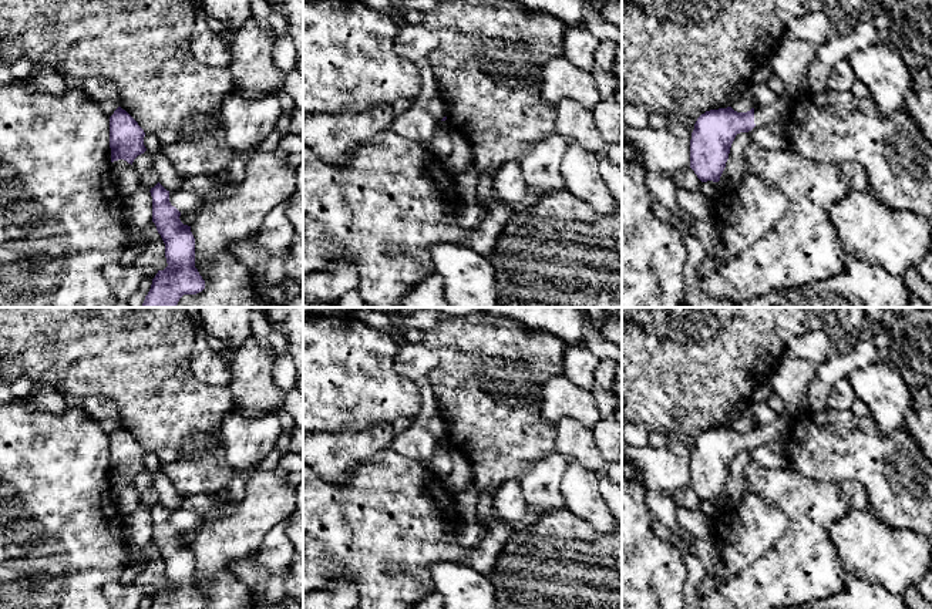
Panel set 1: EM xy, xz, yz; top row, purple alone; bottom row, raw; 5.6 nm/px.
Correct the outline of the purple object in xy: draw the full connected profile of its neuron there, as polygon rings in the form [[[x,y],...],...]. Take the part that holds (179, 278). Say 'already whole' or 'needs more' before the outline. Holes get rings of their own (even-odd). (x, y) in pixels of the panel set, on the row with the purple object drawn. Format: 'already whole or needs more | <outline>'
already whole | [[[158,182],[149,192],[152,222],[165,243],[168,266],[152,279],[141,307],[176,307],[184,295],[205,289],[205,280],[195,268],[195,238],[191,226],[181,222],[181,212],[171,205],[169,191]]]

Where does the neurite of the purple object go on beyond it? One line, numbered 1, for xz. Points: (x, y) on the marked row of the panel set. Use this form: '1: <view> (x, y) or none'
1: none

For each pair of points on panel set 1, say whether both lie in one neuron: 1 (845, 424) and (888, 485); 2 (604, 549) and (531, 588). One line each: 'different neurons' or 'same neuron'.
1: same neuron
2: same neuron

